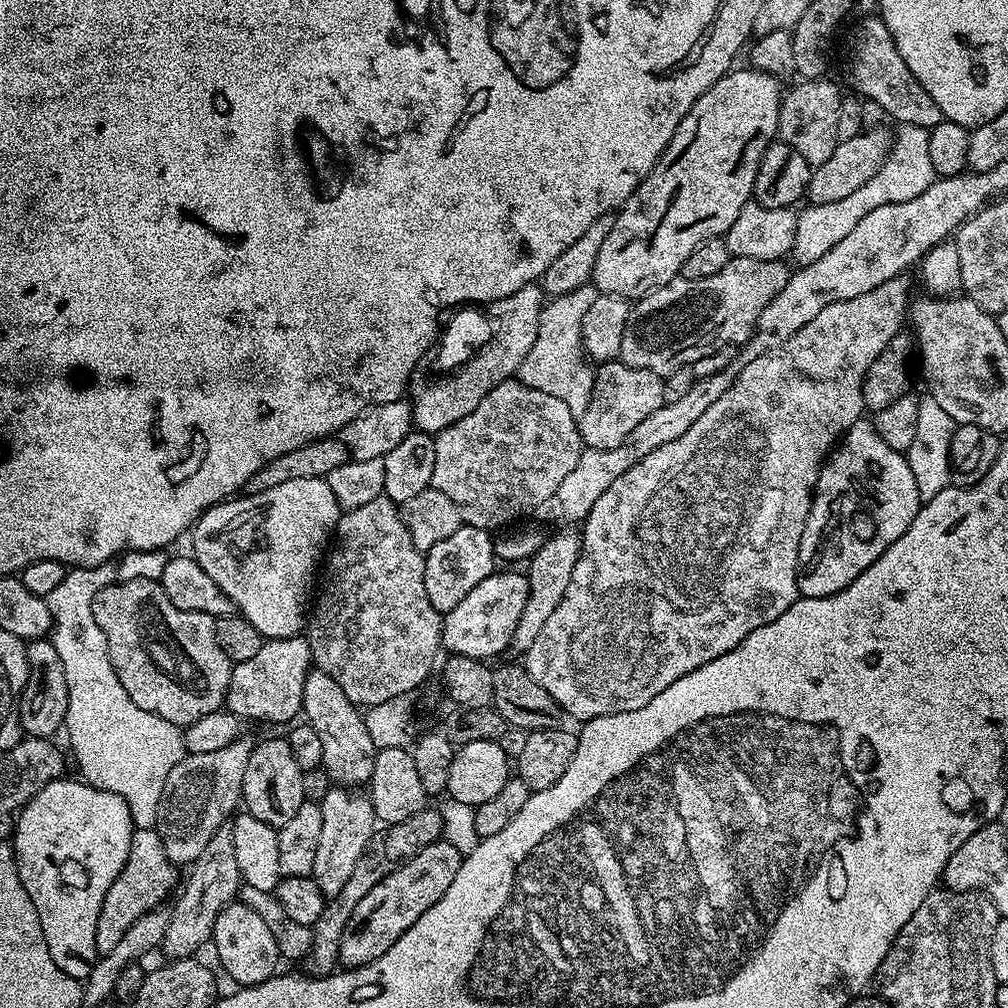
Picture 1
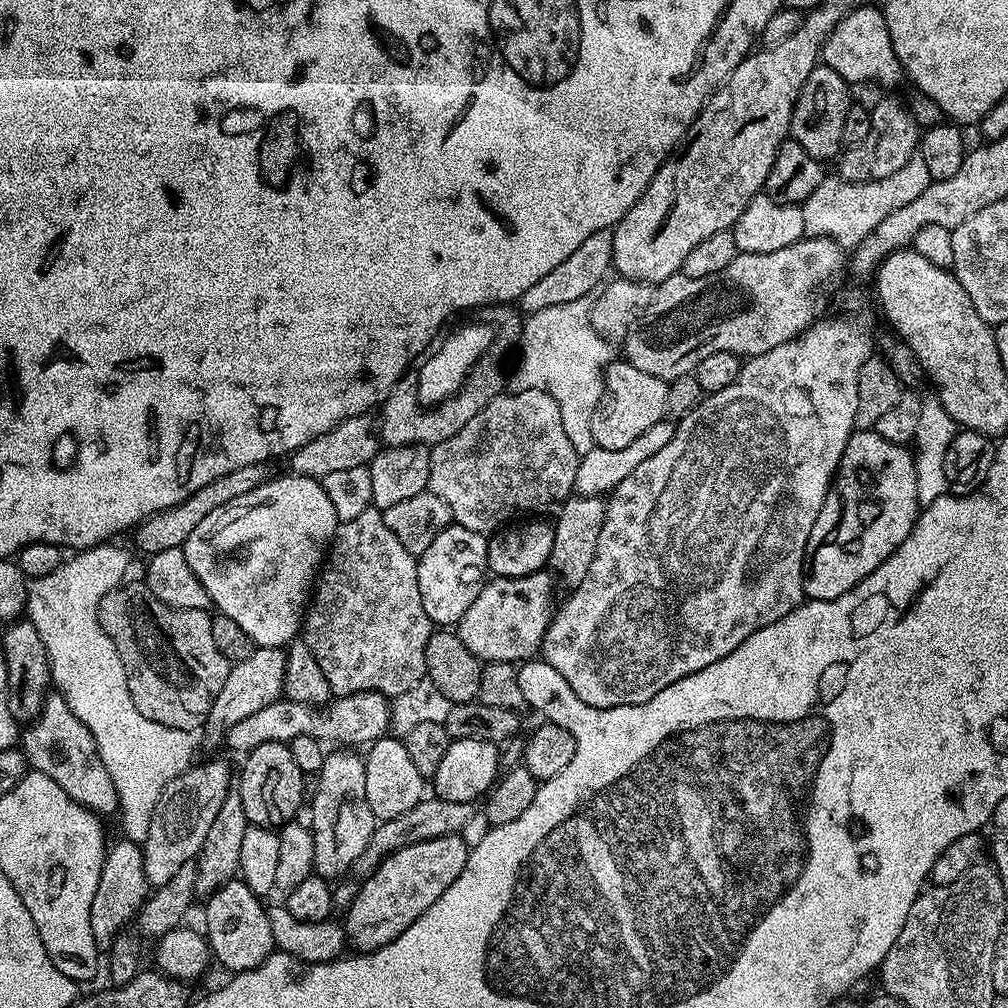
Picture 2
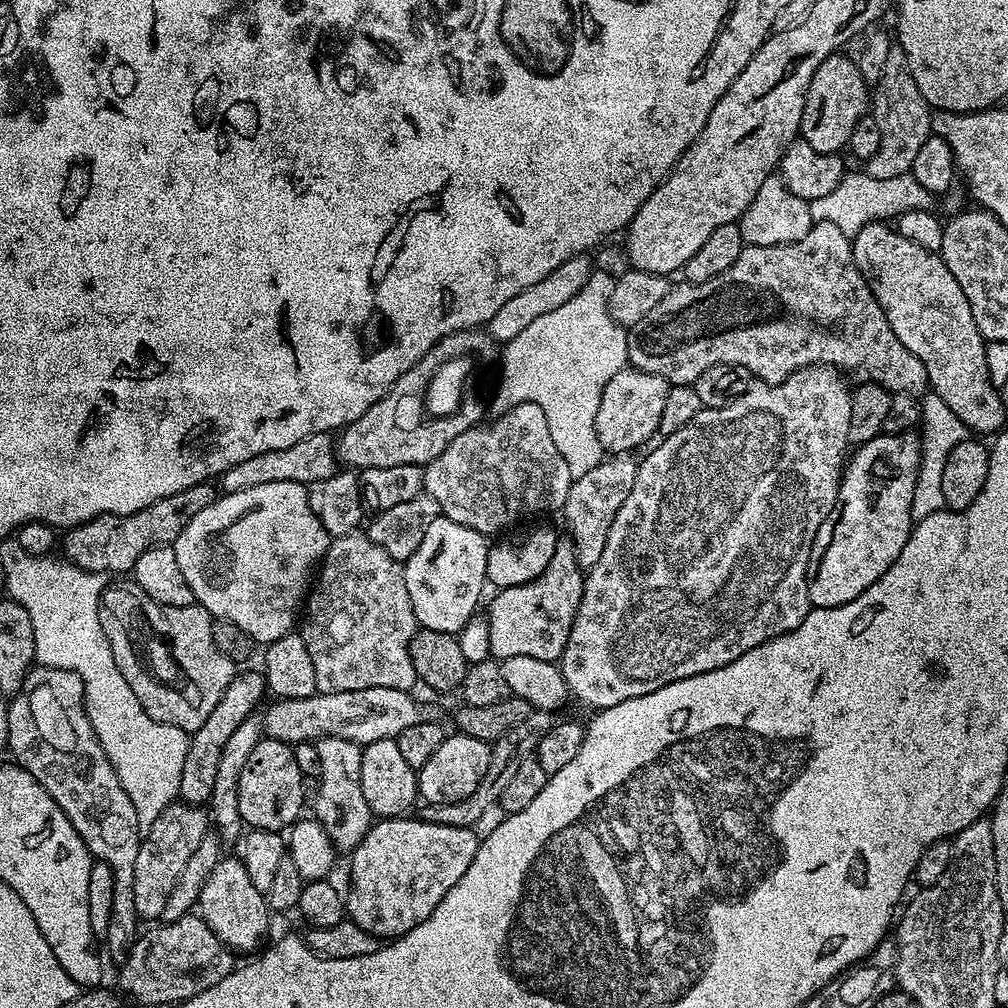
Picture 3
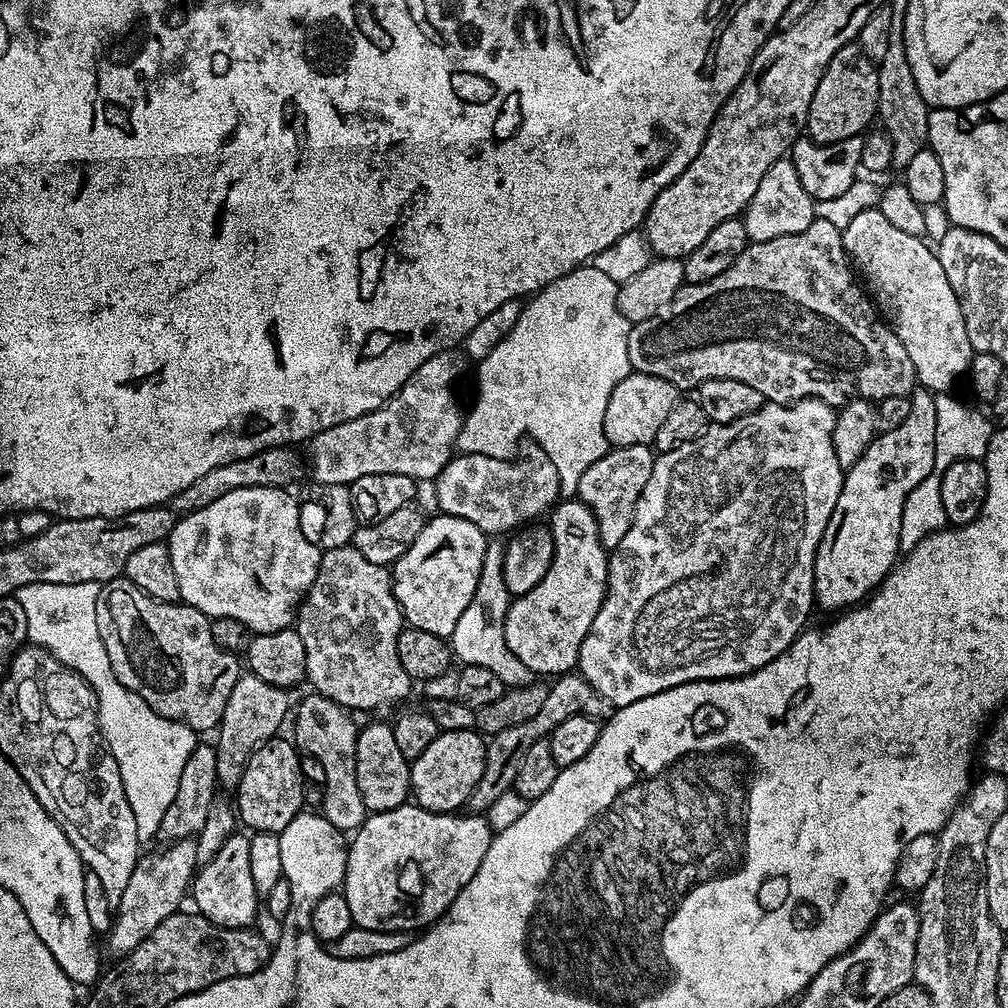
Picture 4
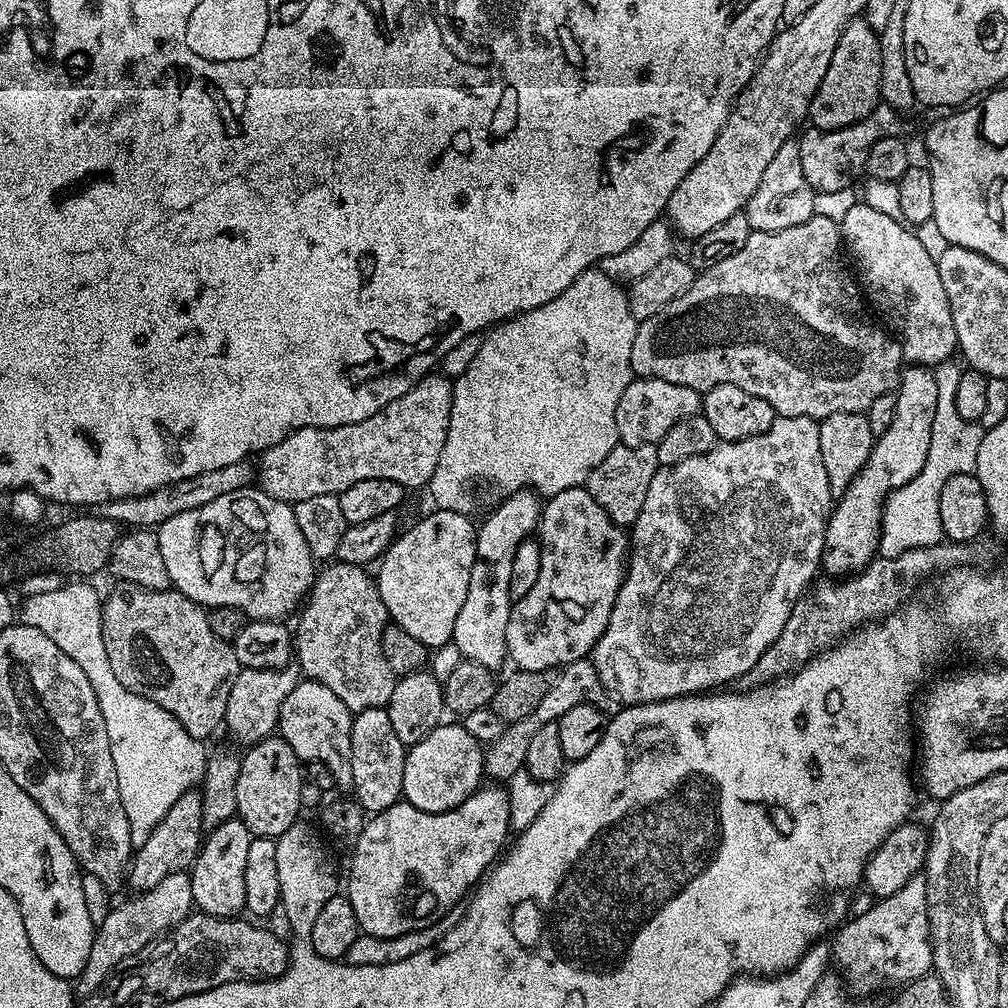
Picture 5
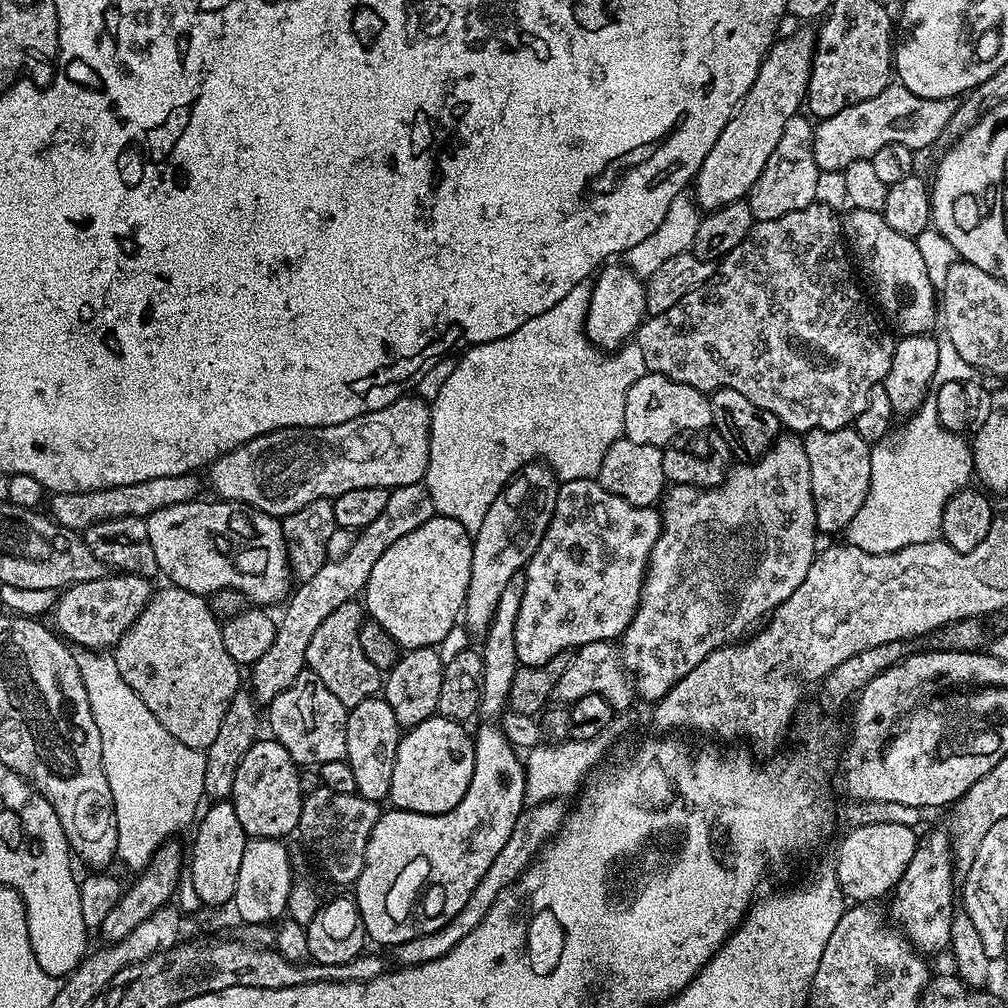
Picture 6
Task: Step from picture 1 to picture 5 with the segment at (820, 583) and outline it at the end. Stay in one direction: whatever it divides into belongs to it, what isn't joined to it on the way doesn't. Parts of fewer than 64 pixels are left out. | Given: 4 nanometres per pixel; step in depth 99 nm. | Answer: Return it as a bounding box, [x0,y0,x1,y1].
[822,366,938,578]

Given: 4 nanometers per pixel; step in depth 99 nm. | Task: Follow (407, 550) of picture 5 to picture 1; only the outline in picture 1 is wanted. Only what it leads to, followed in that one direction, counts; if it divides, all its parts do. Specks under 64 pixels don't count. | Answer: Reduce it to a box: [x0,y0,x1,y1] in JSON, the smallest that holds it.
[424,526,497,614]

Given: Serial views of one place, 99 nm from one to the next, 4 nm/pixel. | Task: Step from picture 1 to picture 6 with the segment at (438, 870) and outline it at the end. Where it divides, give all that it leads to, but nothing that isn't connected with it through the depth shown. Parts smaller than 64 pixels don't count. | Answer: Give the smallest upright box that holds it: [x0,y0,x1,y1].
[354,723,524,946]

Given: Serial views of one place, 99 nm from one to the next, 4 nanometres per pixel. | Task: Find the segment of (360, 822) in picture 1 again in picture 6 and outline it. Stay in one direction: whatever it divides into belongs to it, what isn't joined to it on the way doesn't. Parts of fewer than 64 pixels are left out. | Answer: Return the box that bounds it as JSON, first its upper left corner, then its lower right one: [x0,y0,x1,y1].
[266,671,349,766]

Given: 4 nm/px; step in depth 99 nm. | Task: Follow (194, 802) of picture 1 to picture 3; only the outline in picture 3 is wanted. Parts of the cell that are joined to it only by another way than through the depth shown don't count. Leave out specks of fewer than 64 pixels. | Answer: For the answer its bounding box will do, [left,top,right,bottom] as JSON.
[134,802,210,921]

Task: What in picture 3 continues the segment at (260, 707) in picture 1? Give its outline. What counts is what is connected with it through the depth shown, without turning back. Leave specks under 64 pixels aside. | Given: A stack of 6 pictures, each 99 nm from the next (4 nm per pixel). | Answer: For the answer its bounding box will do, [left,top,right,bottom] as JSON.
[179,671,266,806]

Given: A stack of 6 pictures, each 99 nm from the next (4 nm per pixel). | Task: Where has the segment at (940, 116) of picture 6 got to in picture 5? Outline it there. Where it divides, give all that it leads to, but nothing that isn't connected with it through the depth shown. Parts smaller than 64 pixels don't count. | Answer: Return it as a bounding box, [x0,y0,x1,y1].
[798,102,905,193]

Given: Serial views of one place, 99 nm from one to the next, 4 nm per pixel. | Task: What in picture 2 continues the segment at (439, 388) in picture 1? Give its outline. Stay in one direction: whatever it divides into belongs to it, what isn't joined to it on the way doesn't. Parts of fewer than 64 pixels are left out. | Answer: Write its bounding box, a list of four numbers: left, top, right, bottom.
[378,304,522,448]

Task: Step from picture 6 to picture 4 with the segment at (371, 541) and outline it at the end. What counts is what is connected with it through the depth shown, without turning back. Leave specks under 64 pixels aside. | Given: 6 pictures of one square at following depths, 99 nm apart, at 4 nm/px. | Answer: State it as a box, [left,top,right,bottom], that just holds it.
[214,674,290,789]

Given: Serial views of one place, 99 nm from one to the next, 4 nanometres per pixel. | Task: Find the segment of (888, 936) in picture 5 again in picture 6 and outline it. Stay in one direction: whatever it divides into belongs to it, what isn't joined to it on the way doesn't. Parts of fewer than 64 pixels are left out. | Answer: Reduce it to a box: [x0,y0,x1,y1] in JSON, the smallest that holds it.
[890,831,954,953]

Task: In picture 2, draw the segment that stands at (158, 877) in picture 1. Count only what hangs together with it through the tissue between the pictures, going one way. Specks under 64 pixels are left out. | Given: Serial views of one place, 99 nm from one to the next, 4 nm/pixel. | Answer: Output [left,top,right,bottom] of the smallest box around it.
[90,838,150,950]

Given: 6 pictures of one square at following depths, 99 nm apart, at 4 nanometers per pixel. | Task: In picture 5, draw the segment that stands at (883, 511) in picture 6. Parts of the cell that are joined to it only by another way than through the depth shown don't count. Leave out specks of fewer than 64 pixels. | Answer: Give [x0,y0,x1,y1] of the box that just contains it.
[878,363,985,560]

